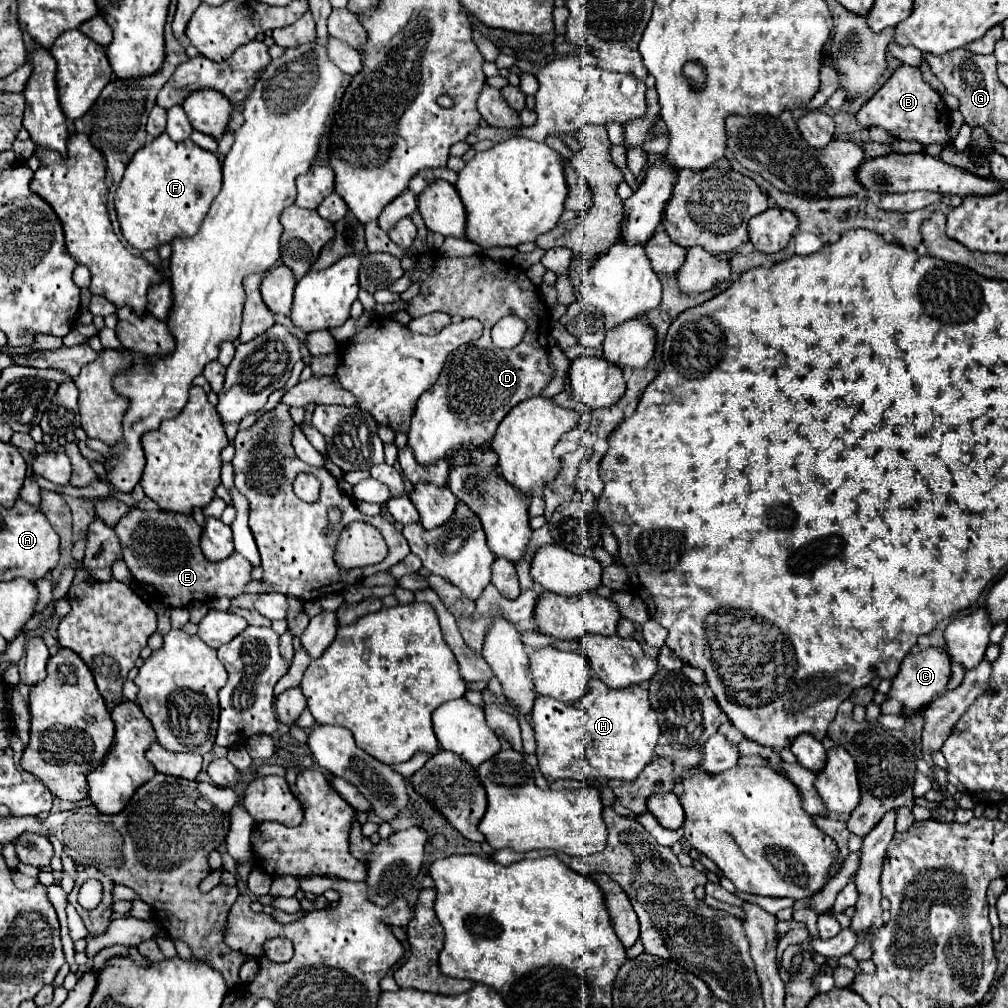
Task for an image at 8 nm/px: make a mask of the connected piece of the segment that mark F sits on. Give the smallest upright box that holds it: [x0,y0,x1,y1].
[116,133,222,249]

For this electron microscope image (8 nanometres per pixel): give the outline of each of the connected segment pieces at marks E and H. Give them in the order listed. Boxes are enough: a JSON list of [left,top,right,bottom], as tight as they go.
[[114,509,252,607],[532,679,660,781]]

